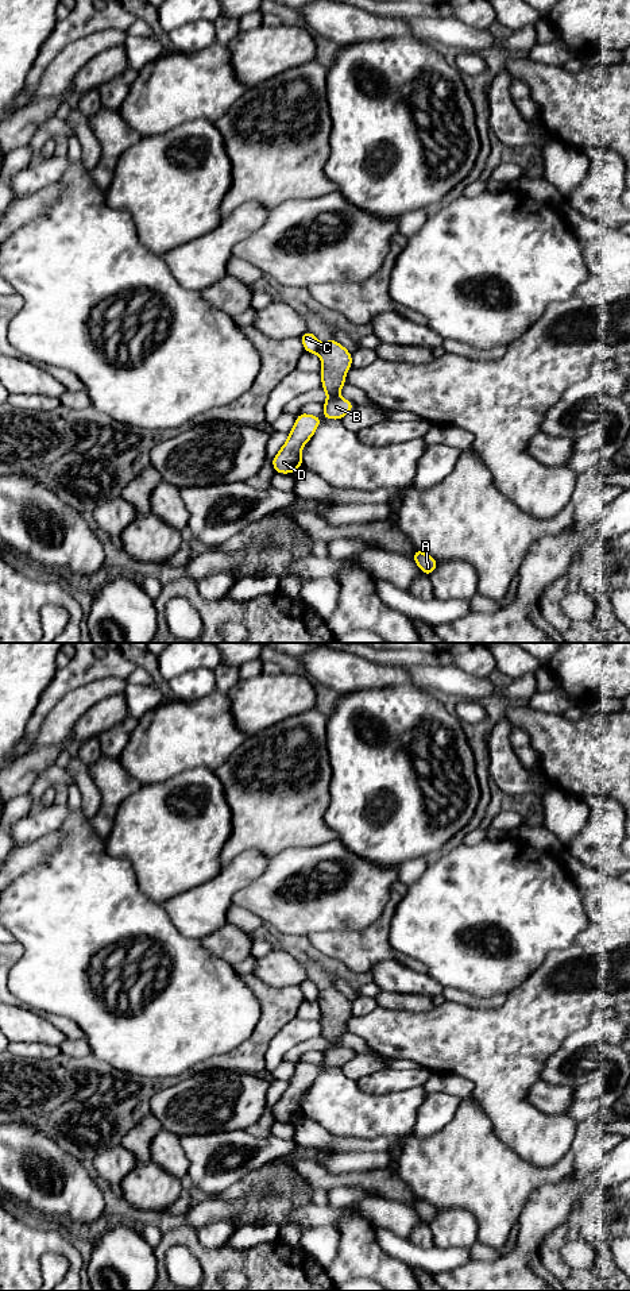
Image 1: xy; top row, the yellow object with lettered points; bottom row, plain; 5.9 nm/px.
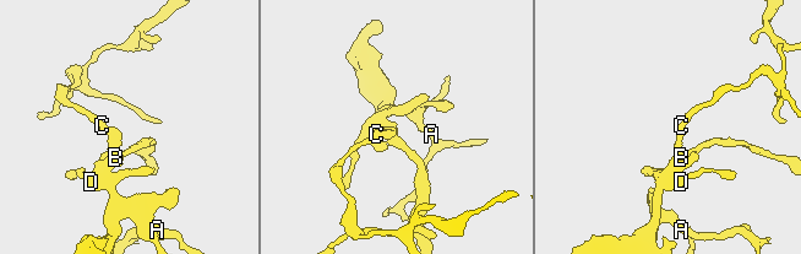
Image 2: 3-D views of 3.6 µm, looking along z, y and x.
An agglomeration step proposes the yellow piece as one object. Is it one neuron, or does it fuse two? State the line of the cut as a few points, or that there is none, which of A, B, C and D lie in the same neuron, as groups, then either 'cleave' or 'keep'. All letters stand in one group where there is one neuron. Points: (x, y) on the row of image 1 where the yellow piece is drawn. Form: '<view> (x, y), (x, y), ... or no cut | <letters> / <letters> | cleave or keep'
xy (320, 345), (316, 351) | A B D / C | cleave

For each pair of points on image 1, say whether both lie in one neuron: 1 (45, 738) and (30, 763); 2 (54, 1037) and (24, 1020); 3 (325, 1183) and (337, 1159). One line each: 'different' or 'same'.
1: different
2: same
3: different

